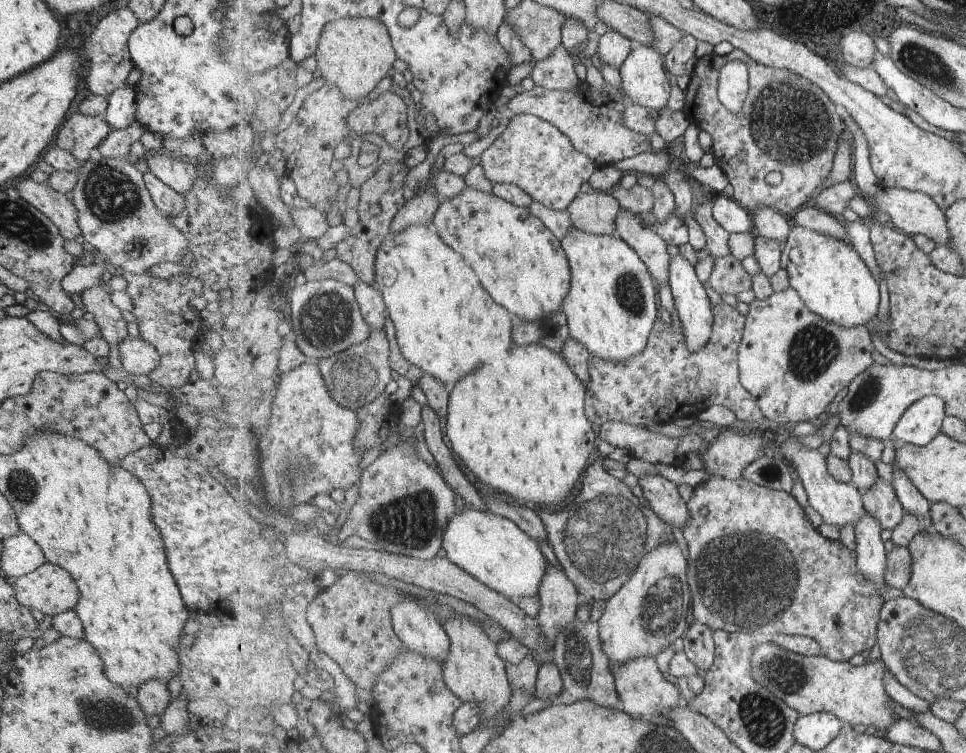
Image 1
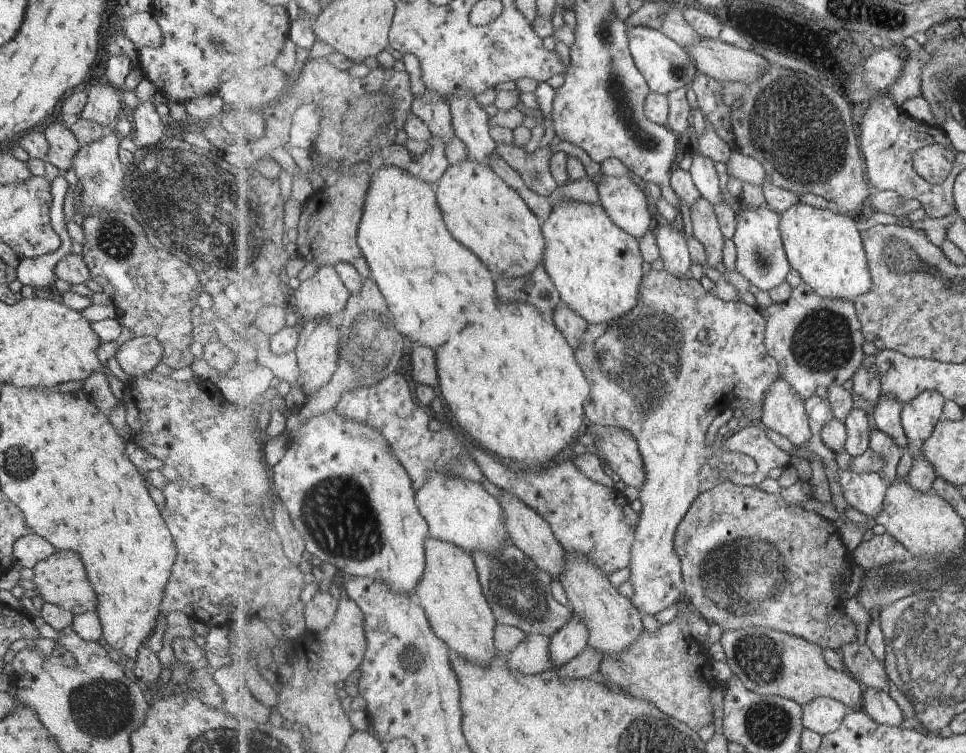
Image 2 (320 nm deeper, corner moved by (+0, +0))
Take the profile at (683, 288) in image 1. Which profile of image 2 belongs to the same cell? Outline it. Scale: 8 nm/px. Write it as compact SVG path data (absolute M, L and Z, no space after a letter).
M657 219L656 222L660 225L657 232L657 245L665 266L664 270L677 276L680 274L681 278L689 278L689 268L695 260L678 220L666 223L663 219Z

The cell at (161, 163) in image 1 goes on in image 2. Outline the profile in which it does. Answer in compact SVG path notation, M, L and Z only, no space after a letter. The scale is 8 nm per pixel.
M139 101L132 110L127 110L127 112L133 127L130 137L137 148L151 146L169 135L151 101Z

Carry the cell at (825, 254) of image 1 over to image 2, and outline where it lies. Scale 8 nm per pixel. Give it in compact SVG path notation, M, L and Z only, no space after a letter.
M795 203L781 214L780 229L792 268L801 273L804 282L810 284L819 296L855 302L857 297L872 289L872 274L867 266L867 254L865 254L861 232L857 228L857 222L851 216L843 216L837 210Z

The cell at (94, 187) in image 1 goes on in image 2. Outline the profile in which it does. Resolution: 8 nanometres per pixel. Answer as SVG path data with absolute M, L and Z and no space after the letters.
M105 130L97 140L79 147L73 155L70 168L75 171L78 178L78 190L75 196L84 207L84 218L91 213L118 209L118 202L122 198L121 189L124 175L124 165L118 159L119 138L116 132Z

